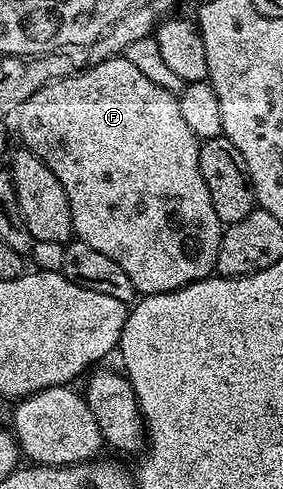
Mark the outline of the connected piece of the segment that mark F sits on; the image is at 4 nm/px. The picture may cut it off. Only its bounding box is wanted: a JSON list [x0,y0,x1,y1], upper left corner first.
[17,54,224,296]

